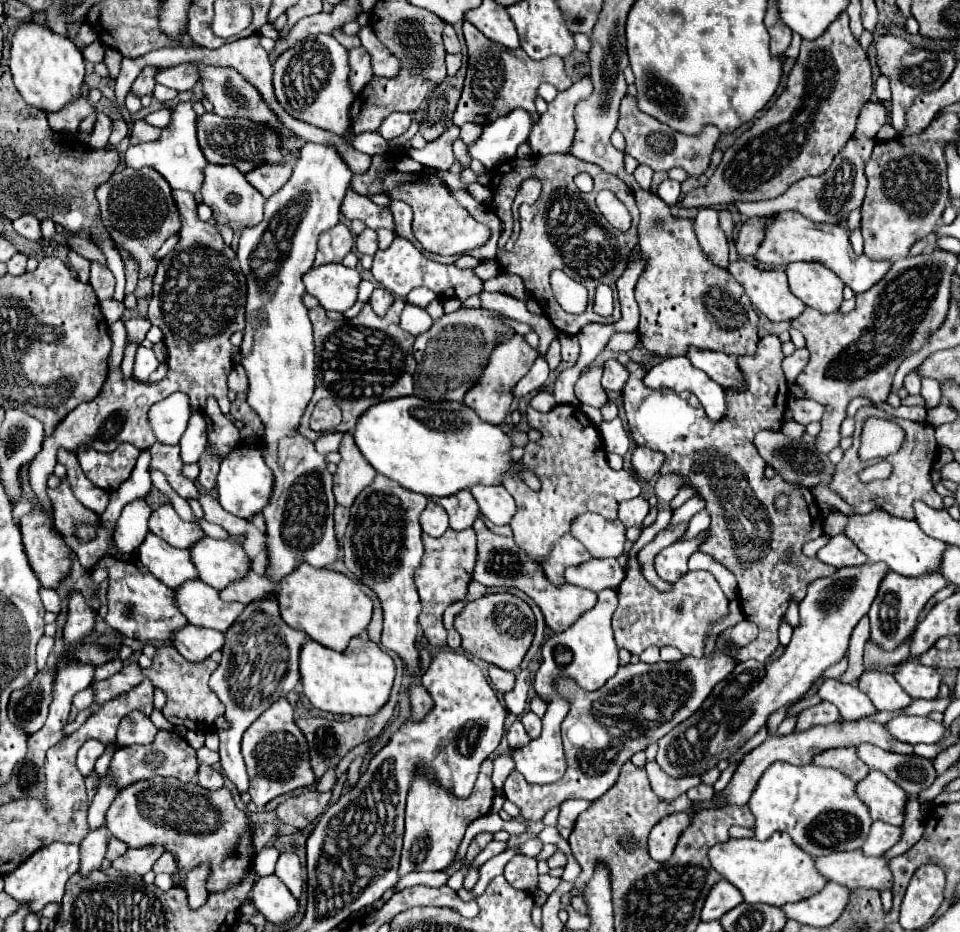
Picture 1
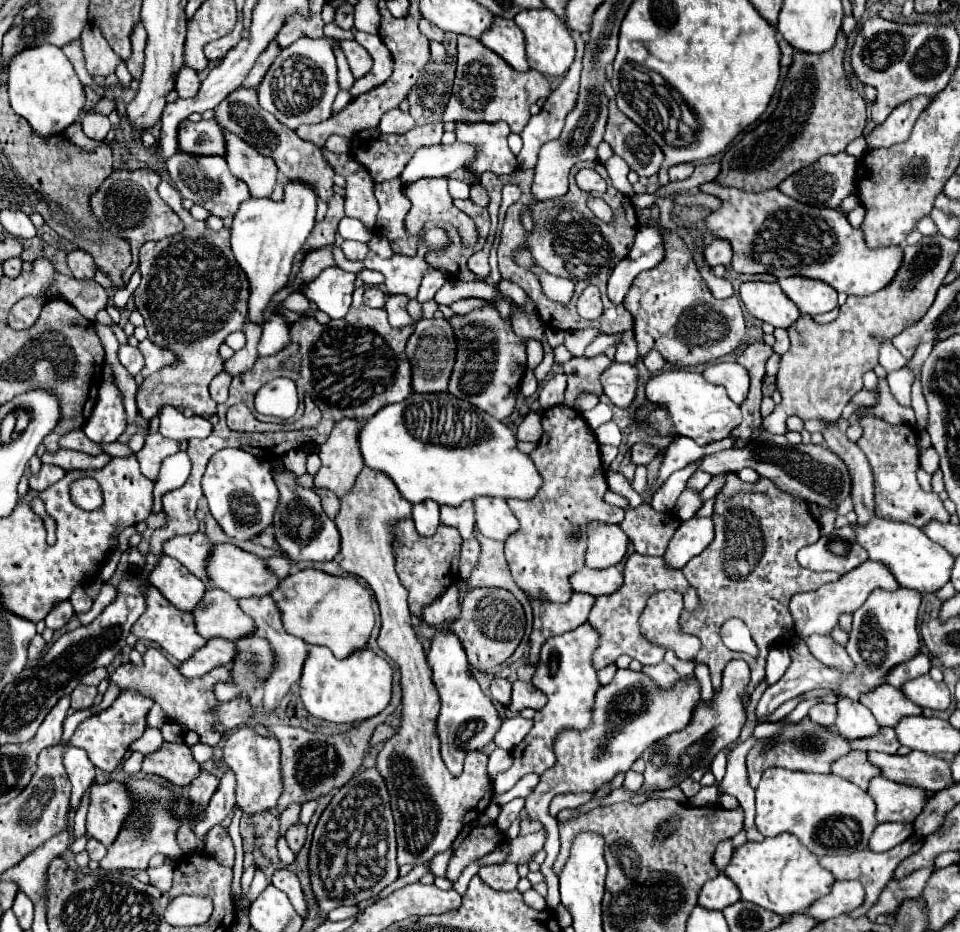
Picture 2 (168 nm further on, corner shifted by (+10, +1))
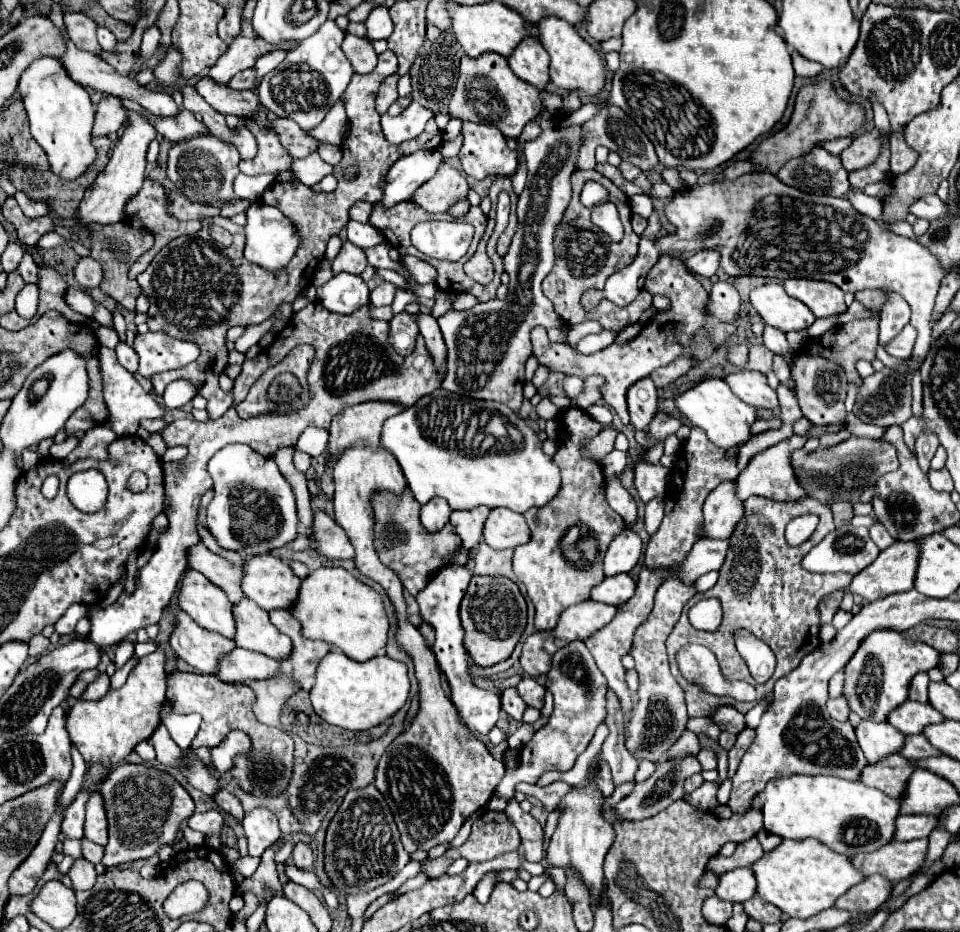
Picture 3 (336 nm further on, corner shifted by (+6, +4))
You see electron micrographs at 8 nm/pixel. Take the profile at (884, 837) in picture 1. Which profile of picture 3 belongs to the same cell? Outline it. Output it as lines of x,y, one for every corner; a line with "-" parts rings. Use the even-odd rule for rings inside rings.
898,815
896,837
892,837
892,841
912,841
928,837
934,827
936,827
934,815

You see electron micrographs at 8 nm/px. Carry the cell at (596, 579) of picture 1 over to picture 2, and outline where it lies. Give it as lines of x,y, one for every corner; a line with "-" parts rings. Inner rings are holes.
584,568
570,578
574,592
584,592
590,596
610,596
622,586
624,578
618,568
608,570
590,570

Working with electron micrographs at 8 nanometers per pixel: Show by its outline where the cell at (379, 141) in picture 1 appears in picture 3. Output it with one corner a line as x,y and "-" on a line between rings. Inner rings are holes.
328,19
312,37
300,41
300,45
292,49
286,59
274,71
266,73
260,81
260,103
276,117
294,119
304,131
320,125
330,107
348,87
354,73
352,65
340,49
344,35
346,33
332,19

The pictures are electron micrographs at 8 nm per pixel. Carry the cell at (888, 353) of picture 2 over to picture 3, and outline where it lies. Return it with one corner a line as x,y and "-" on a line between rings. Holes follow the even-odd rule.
888,291
888,303
884,305
880,315
880,347
886,347
904,329
908,319
910,319
908,303
900,295

